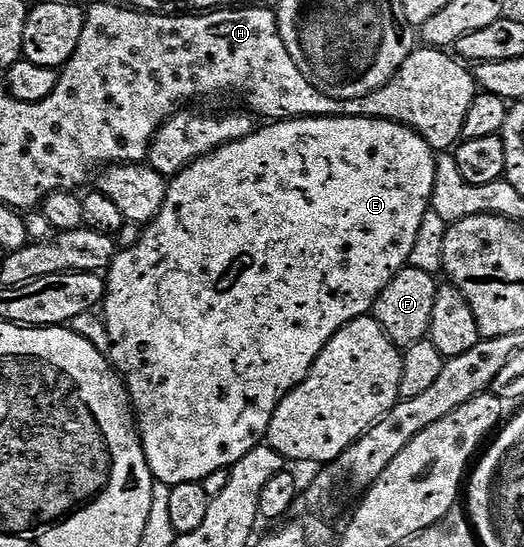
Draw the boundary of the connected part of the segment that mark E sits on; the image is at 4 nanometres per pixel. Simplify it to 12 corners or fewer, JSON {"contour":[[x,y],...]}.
{"contour":[[295,117],[107,270],[149,470],[204,482],[410,264],[438,154]]}

